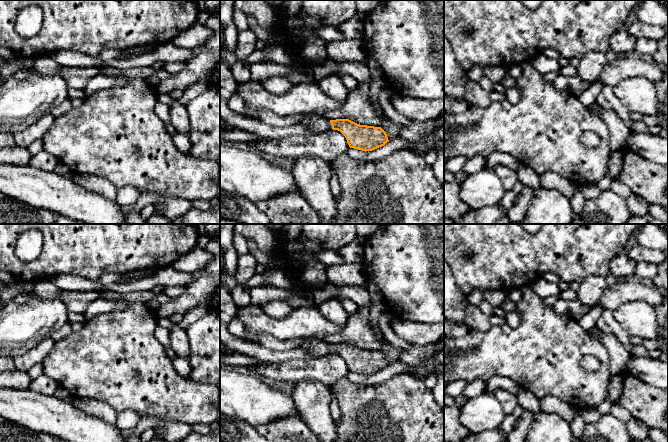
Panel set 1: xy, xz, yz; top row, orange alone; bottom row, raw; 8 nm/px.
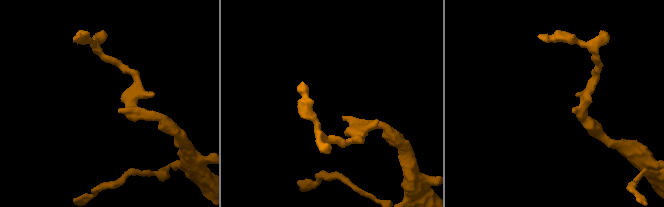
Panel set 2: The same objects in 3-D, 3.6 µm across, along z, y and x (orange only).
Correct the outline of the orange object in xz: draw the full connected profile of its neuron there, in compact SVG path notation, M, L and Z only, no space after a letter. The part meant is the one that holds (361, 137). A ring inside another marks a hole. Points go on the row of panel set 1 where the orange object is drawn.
M263 110L258 113L257 118L276 127L302 124L315 133L338 130L345 136L350 148L362 151L372 151L389 142L386 132L381 127L360 125L349 119L329 120L317 113L280 116L272 111Z

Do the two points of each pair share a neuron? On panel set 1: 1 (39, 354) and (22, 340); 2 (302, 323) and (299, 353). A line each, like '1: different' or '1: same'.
1: different
2: different

